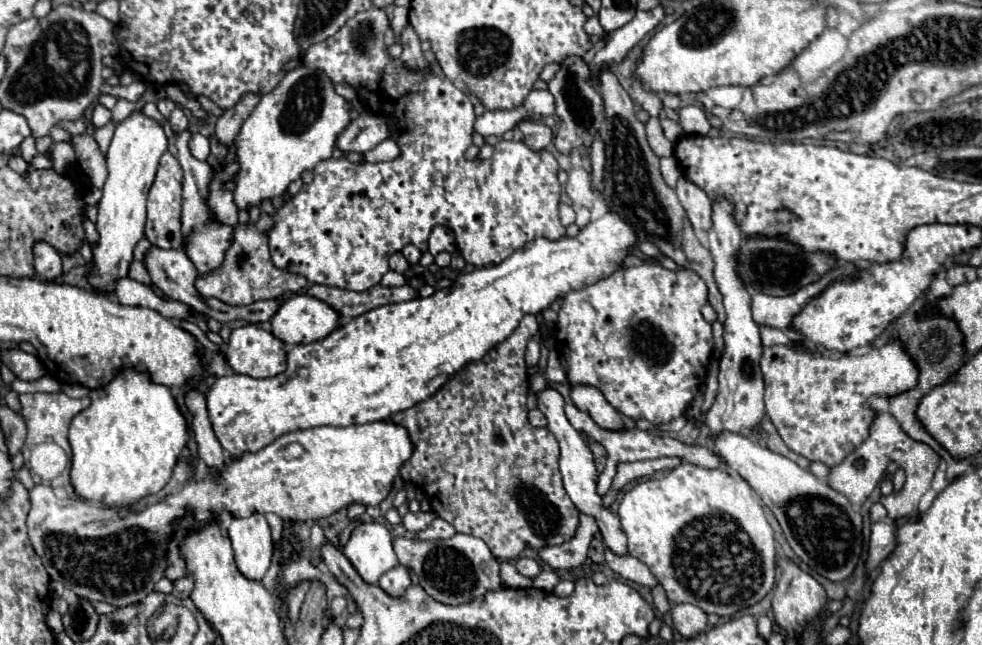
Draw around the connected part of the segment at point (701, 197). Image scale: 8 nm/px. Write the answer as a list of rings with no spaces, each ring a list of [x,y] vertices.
[[[686,176],[678,178],[674,190],[694,230],[708,230],[708,226],[712,226],[712,200],[708,198],[708,194]]]

